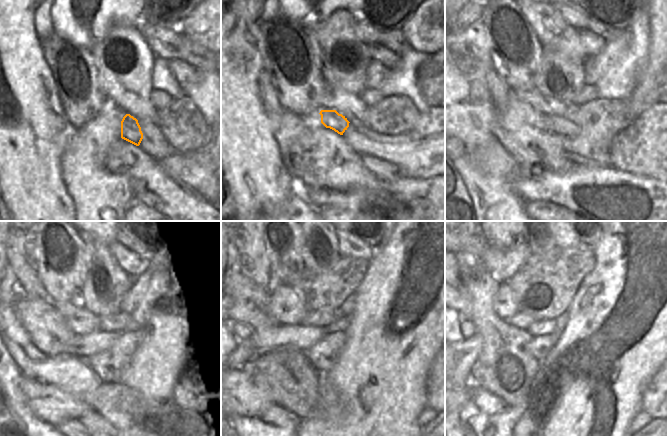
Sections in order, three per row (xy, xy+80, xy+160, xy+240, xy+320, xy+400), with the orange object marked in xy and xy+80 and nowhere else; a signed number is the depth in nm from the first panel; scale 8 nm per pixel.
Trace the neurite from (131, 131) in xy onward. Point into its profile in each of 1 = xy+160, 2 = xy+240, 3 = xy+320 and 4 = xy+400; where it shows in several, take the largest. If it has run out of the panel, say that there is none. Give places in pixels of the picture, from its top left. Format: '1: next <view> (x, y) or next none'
1: next xy+160 (546, 105)
2: next xy+240 (78, 318)
3: next xy+320 (287, 308)
4: next xy+400 (505, 305)

